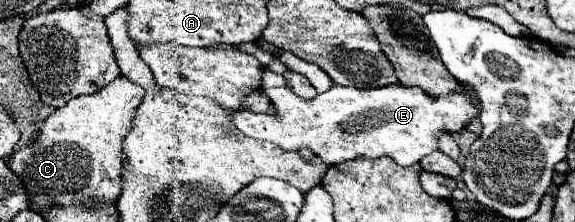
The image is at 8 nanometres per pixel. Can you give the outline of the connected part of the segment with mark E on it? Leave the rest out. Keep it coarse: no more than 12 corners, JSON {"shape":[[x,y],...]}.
{"shape":[[264,90],[232,124],[324,162],[412,166],[480,114],[476,90]]}

